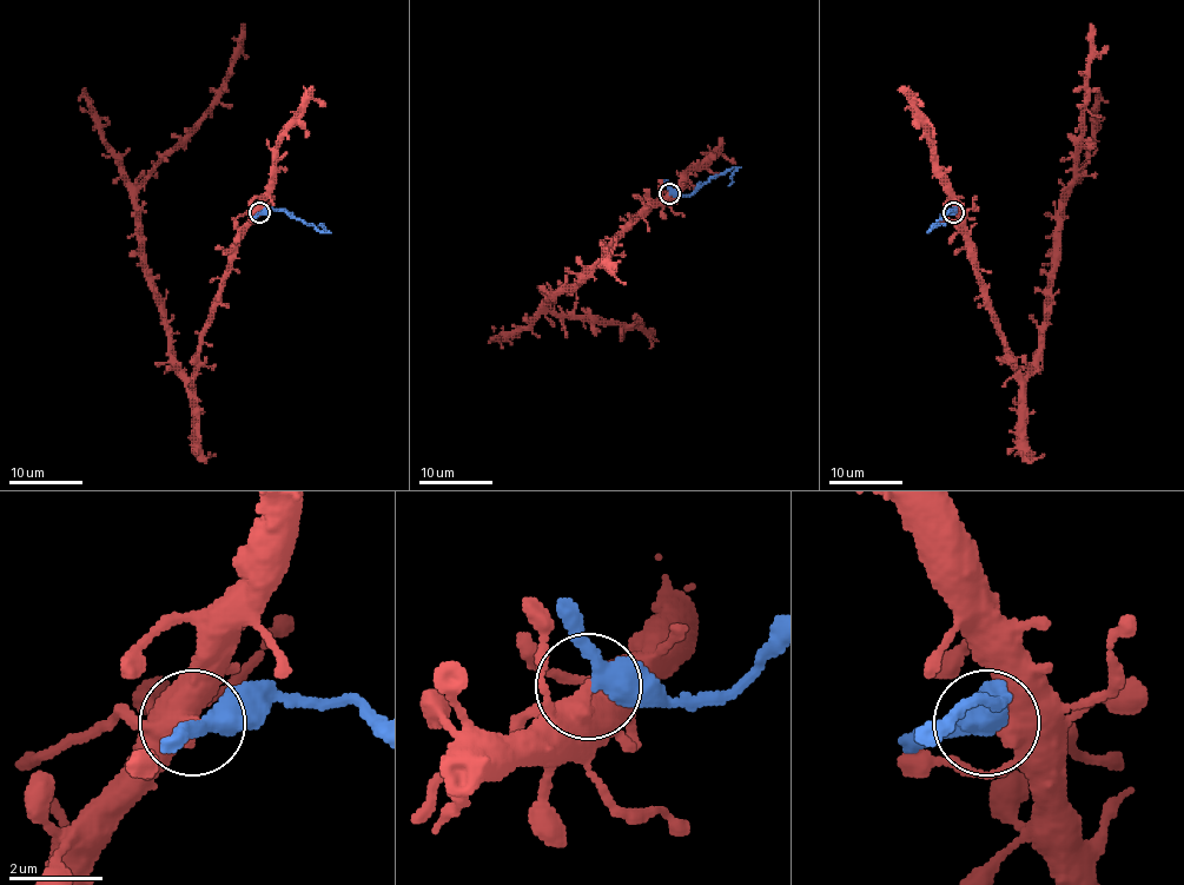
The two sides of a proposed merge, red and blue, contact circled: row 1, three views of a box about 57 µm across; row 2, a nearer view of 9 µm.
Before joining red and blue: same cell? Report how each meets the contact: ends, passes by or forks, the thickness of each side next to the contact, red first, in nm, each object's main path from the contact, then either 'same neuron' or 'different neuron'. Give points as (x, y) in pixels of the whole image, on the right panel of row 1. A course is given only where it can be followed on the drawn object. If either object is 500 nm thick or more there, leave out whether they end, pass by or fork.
calibres 600 and 440 nm; course red (952, 212), (1013, 370), (1022, 377), (1043, 344), (1064, 190), (1073, 178), (1075, 139), (1080, 133), (1091, 24); course blue (952, 212), (928, 231), (945, 225); different neuron

